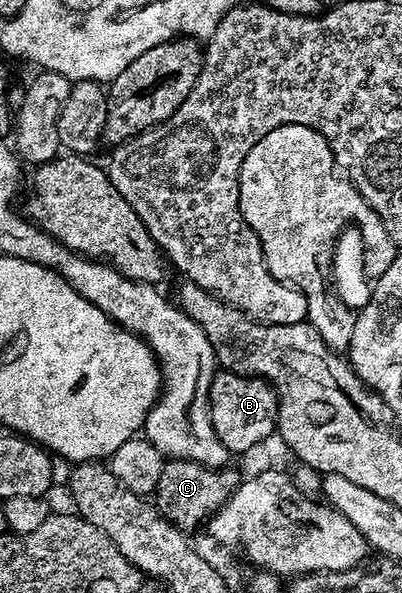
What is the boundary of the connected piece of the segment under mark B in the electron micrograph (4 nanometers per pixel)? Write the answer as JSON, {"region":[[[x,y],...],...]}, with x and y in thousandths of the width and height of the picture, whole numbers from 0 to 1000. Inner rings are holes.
{"region":[[[562,624],[537,626],[517,664],[530,725],[575,766],[614,762],[652,742],[682,737],[694,712],[694,668],[674,646],[644,634],[602,634]]]}

